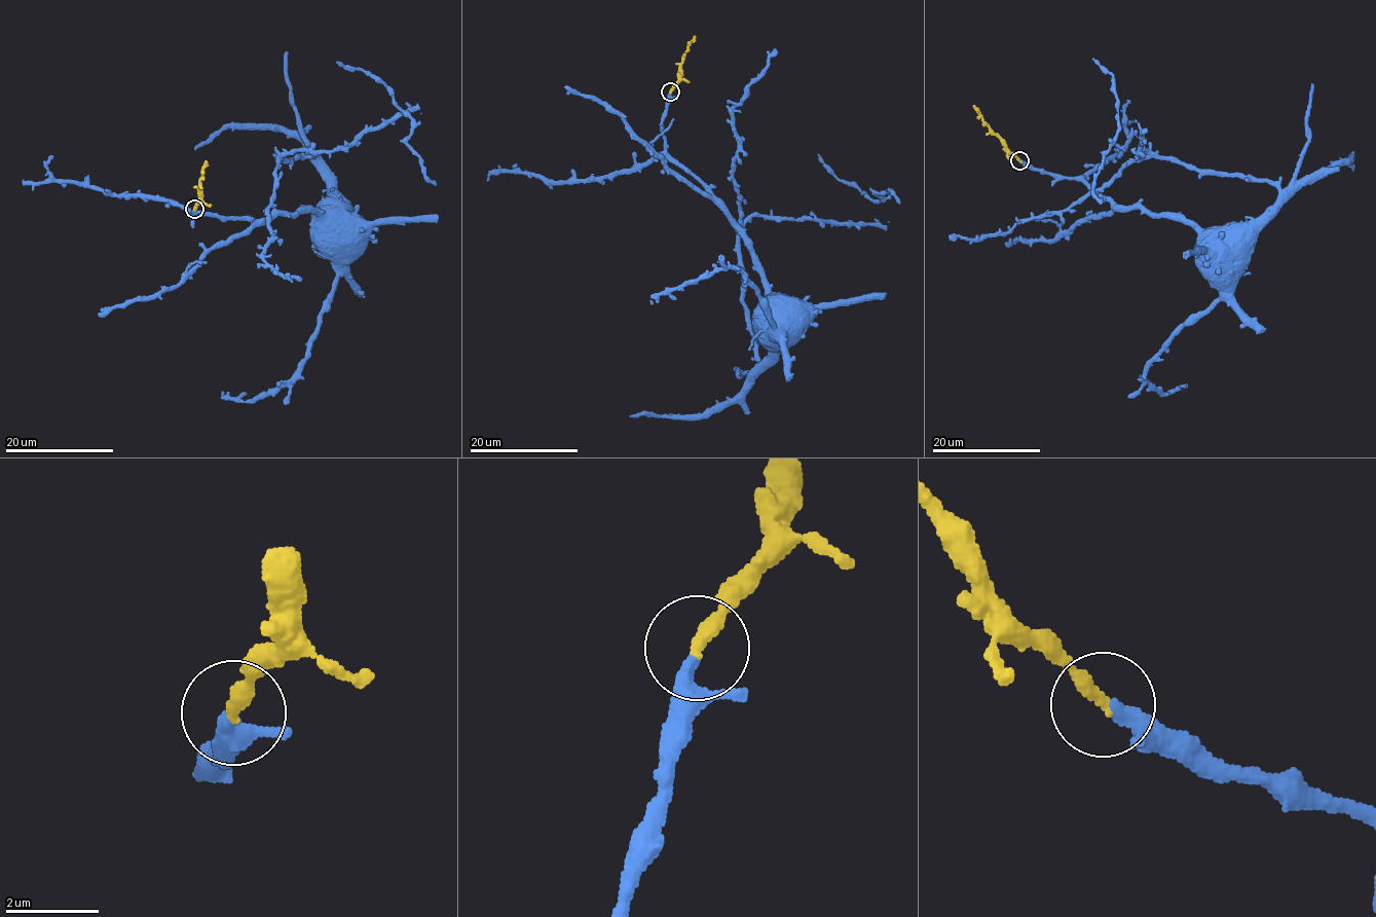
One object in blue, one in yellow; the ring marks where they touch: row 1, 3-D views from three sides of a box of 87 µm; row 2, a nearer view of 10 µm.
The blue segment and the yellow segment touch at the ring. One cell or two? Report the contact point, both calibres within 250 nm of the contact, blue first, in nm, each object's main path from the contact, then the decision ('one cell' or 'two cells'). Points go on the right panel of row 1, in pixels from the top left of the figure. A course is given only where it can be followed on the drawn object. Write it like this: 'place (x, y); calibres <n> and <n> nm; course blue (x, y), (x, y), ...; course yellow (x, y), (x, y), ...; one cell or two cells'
place (1019, 160); calibres 360 and 320 nm; course blue (1020, 161), (1064, 178), (1075, 178), (1116, 205), (1182, 217), (1190, 222), (1203, 245); course yellow (1019, 161), (973, 105); one cell

